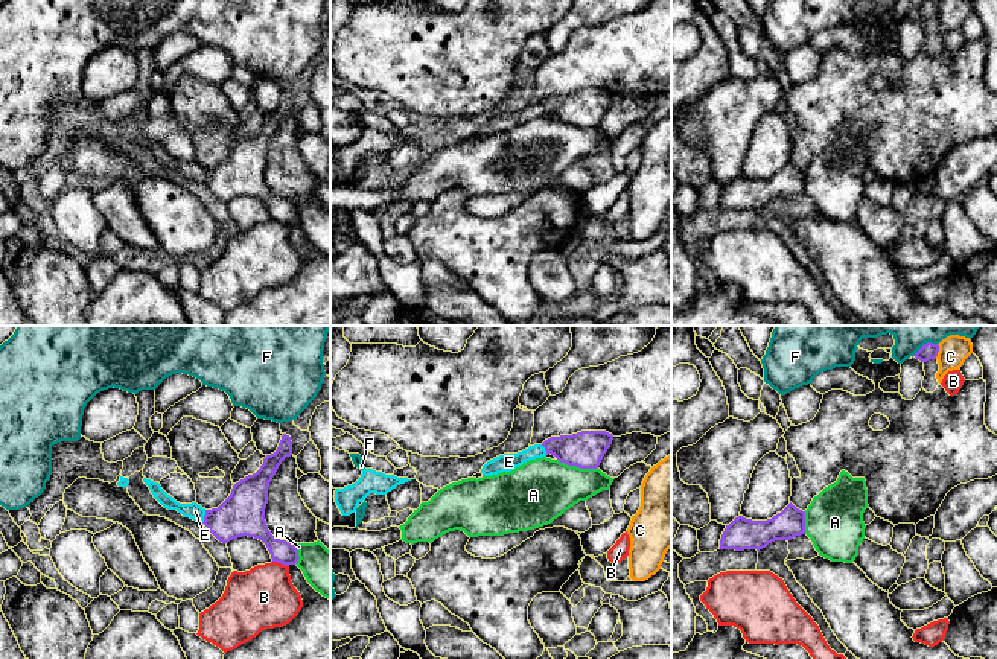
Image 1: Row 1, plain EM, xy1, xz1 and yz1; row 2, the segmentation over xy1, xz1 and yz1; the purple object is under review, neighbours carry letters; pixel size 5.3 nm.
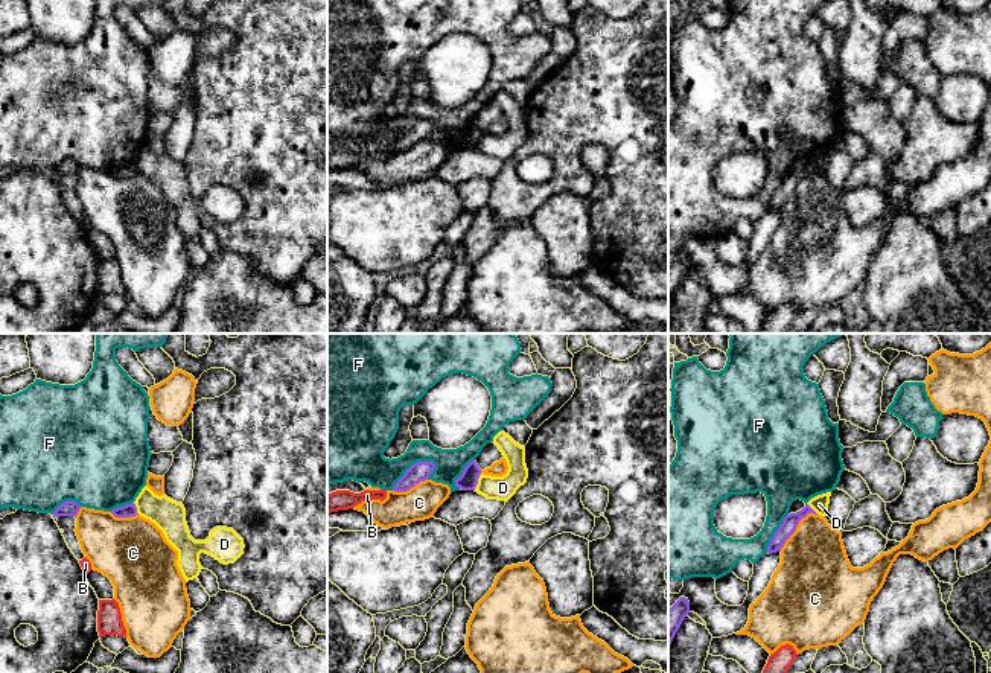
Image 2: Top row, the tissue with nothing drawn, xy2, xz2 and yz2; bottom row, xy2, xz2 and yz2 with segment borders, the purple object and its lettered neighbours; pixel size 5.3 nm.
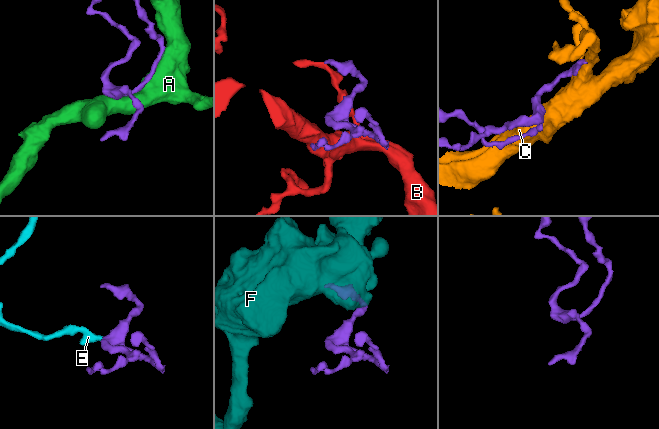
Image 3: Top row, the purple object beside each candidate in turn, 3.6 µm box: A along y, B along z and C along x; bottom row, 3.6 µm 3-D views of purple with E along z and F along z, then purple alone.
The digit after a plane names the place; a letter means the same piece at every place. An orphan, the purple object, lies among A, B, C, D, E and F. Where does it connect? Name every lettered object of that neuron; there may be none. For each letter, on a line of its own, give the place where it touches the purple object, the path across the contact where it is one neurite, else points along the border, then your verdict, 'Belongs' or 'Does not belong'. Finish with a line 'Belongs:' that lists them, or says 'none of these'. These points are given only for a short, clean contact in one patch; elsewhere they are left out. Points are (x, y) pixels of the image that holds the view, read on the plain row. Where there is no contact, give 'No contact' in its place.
A: Touches purple at xz1 (577, 125). Does not belong
B: Touches purple at xy1 (280, 221). Does not belong
C: Touches purple at yz2 (796, 184). Does not belong
D: Touches purple at xz2 (477, 140). Boundary: xz2 (481, 133), (474, 148). Does not belong
E: Touches purple at xy1 (204, 175). Path across: xy1 (242, 172), (236, 175), (204, 175), (195, 171). Belongs
F: Touches purple at xz2 (411, 125). Does not belong
Belongs: E

